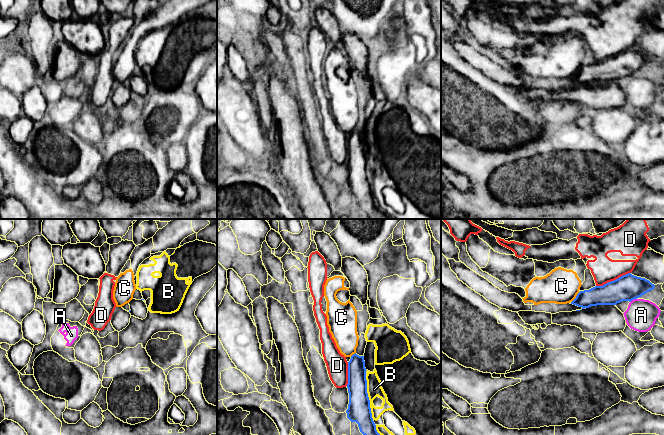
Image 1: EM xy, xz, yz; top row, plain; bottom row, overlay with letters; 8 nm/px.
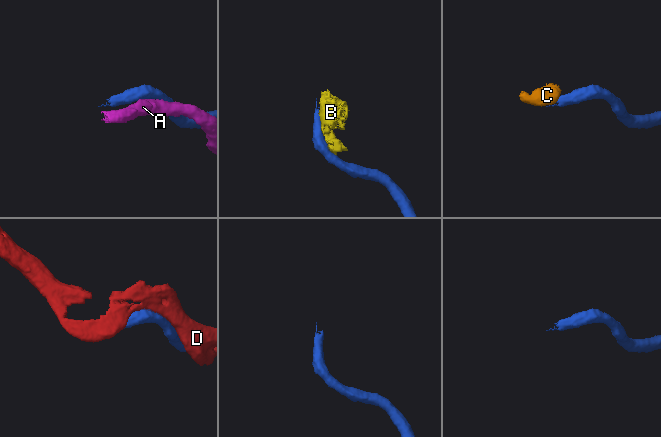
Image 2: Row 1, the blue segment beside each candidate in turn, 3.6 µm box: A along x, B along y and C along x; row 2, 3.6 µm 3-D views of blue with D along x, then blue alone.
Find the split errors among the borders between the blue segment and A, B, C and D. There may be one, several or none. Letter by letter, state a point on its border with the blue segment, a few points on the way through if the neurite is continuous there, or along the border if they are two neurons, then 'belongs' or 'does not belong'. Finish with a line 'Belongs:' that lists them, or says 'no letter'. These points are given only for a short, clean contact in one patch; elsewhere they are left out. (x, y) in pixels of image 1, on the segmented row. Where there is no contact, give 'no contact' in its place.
A: meets blue in yz at (633, 299); does not belong
B: meets blue in xz at (368, 397); does not belong
C: meets blue in yz at (576, 297); border along yz (579, 292), (571, 302); does not belong
D: meets blue in yz at (614, 280); does not belong
Belongs: no letter

